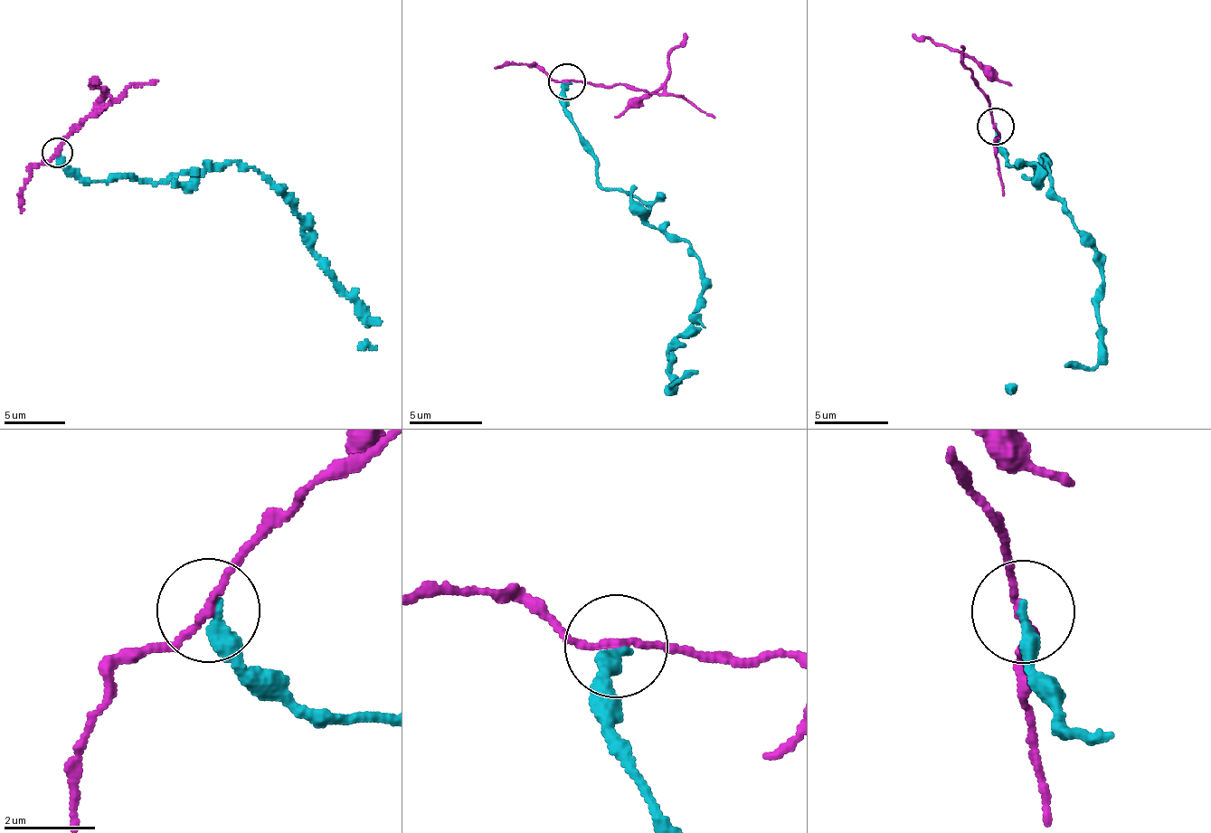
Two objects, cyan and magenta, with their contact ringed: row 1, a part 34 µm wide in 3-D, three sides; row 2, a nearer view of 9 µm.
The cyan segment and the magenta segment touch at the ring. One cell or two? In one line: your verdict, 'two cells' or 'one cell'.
two cells

